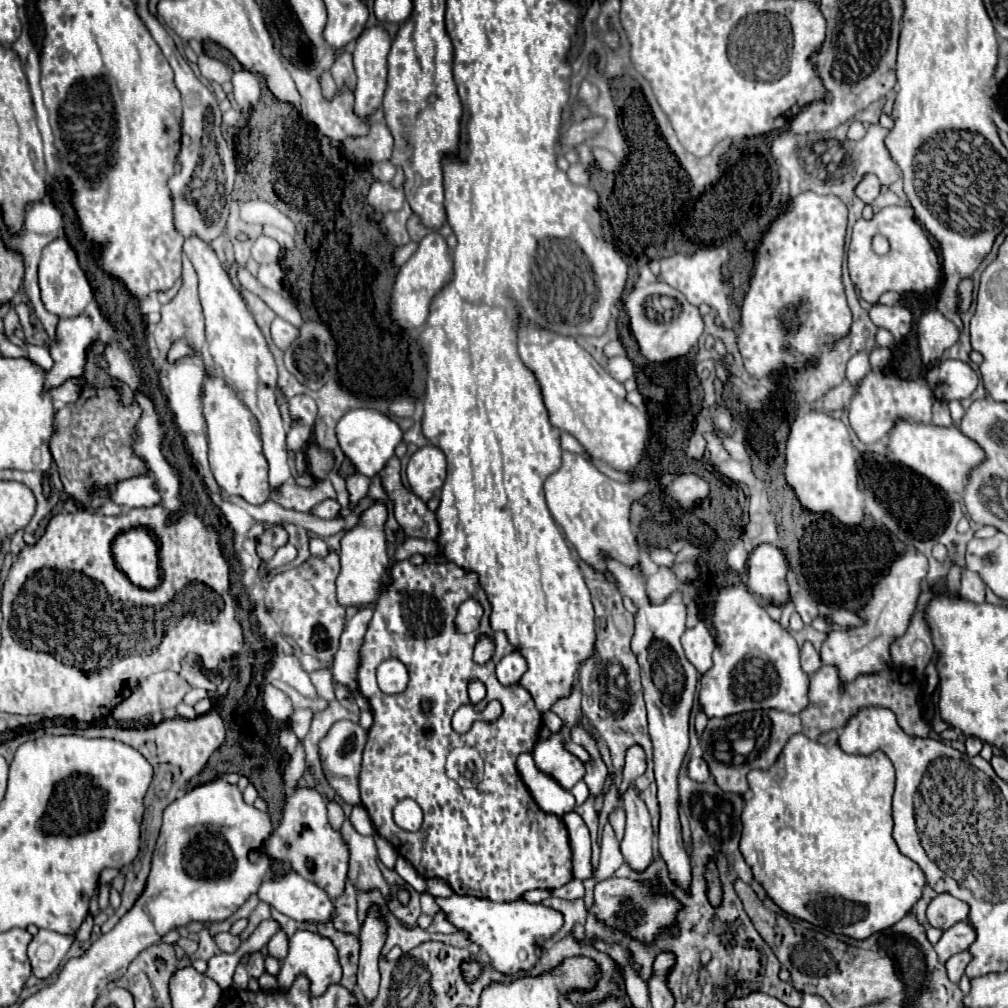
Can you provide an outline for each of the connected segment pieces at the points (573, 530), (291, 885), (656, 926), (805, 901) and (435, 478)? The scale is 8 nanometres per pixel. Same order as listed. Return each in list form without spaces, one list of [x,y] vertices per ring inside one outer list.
[[[562,452],[562,466],[544,482],[544,492],[546,492],[546,504],[550,514],[554,516],[556,524],[562,528],[566,540],[578,552],[578,558],[584,560],[592,570],[608,576],[606,570],[608,558],[628,568],[640,566],[636,536],[628,520],[630,504],[640,496],[644,496],[644,492],[650,492],[658,484],[664,486],[672,480],[674,476],[664,476],[658,482],[640,480],[640,482],[622,484],[598,472],[594,464],[588,462],[584,456],[574,452]]]
[[[288,872],[276,880],[264,880],[258,898],[296,922],[326,924],[336,914],[330,896],[316,884],[296,876],[296,872]]]
[[[608,878],[608,880],[596,882],[594,904],[598,908],[596,916],[602,922],[606,922],[612,928],[622,928],[638,940],[652,942],[662,930],[670,930],[672,934],[678,932],[674,928],[674,916],[680,910],[680,904],[676,902],[674,896],[668,896],[668,894],[660,894],[660,896],[648,894],[648,884],[634,882],[628,878]]]
[[[796,734],[788,740],[776,762],[766,770],[752,770],[748,774],[748,784],[752,790],[752,798],[746,802],[742,812],[742,840],[740,840],[740,852],[746,860],[746,864],[754,872],[754,880],[760,882],[768,894],[768,898],[782,908],[786,914],[796,916],[800,920],[806,920],[818,928],[832,930],[834,934],[844,934],[856,940],[864,940],[872,936],[874,932],[892,928],[896,922],[900,922],[922,898],[922,890],[926,886],[926,876],[920,872],[920,866],[906,858],[892,840],[892,794],[894,794],[894,766],[890,758],[876,750],[868,756],[854,756],[846,754],[838,744],[820,744],[816,740],[806,738],[804,734]]]
[[[428,444],[424,448],[418,448],[418,452],[412,454],[408,462],[408,482],[412,486],[412,492],[428,502],[436,490],[442,488],[446,480],[446,460],[440,448]]]

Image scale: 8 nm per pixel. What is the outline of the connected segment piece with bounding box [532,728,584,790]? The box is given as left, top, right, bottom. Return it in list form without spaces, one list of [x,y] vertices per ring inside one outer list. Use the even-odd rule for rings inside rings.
[[[562,728],[562,732],[552,734],[552,738],[538,742],[536,744],[538,748],[534,746],[532,756],[534,760],[538,758],[536,766],[540,772],[554,778],[564,790],[570,790],[578,780],[582,780],[584,764],[576,756],[564,750],[562,742],[566,736],[568,736],[568,730]]]

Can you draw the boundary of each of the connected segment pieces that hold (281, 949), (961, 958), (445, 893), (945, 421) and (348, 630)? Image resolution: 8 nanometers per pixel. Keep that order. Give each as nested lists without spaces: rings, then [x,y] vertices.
[[[278,930],[272,940],[268,942],[268,954],[274,956],[276,960],[284,960],[286,954],[288,954],[288,938],[282,930]]]
[[[958,952],[956,956],[952,956],[948,962],[946,962],[946,972],[948,972],[948,978],[958,984],[962,974],[964,974],[964,968],[968,966],[968,962],[972,960],[972,956],[968,956],[968,952]]]
[[[428,880],[428,892],[438,898],[449,897],[453,894],[452,889],[443,880]]]
[[[936,400],[934,402],[934,418],[932,418],[932,424],[936,424],[936,426],[952,426],[952,418],[950,418],[948,404],[946,402],[942,402],[942,400]]]
[[[374,604],[358,610],[356,616],[348,620],[340,638],[340,650],[334,656],[334,680],[354,690],[356,690],[356,668],[360,666],[360,640],[364,638],[366,626],[372,618],[372,610]]]

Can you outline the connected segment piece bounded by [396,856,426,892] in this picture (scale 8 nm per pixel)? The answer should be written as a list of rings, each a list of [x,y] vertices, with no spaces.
[[[398,856],[396,872],[398,872],[398,876],[400,876],[402,880],[406,880],[414,890],[420,890],[420,892],[424,892],[424,890],[426,890],[426,880],[424,880],[416,870],[414,870],[414,866],[412,866],[406,858]]]

